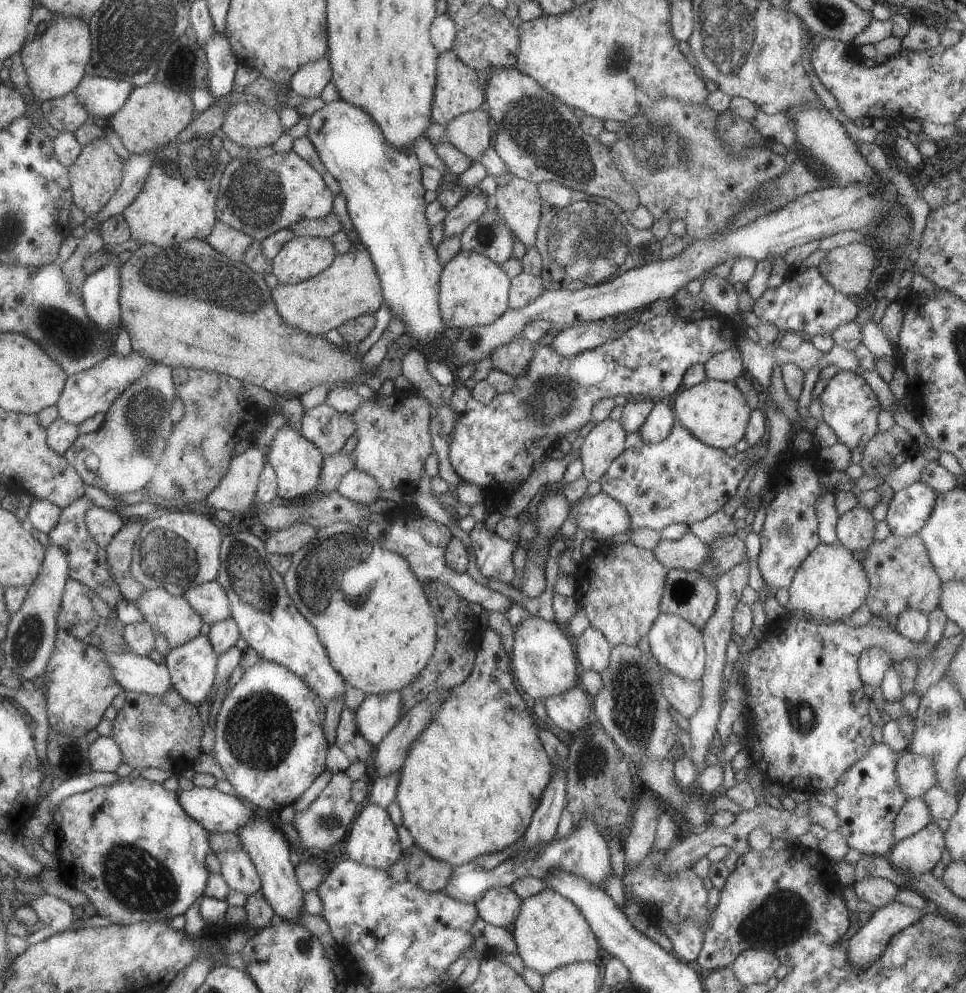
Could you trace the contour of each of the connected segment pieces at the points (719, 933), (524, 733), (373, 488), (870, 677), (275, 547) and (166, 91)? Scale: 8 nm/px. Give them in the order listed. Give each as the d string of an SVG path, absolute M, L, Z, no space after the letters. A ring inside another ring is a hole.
M802 844L789 845L785 850L768 848L757 852L752 849L738 858L736 869L720 892L720 902L709 916L703 948L696 961L703 972L708 973L733 964L746 950L763 949L792 971L818 947L837 944L850 928L850 912L846 908L843 891L833 864L819 851Z
M486 629L469 678L447 695L400 770L397 801L404 815L403 826L423 852L452 868L516 845L530 826L553 776L553 763L538 732L540 723L532 713L531 702L510 676L510 659L501 637Z
M356 468L345 473L337 485L337 492L354 503L359 503L360 505L381 504L386 509L389 505L385 502L380 502L380 498L378 498L379 490L381 489L372 476Z
M870 647L860 656L856 671L865 686L870 685L876 688L882 685L885 672L892 664L891 657L883 649Z
M295 523L286 529L271 532L265 548L270 555L282 554L292 557L302 546L316 537L318 528L308 524Z
M160 82L134 87L126 103L112 116L112 127L130 153L141 154L166 147L192 123L195 107L184 93L174 92Z

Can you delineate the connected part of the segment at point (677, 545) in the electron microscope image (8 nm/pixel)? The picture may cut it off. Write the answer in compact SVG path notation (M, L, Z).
M693 533L680 540L662 539L652 550L654 557L668 569L700 571L711 556L711 549Z

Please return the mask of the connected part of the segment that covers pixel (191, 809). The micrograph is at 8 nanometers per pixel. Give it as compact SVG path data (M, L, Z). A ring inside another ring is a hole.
M194 787L192 790L180 789L179 802L185 812L196 820L208 833L236 833L253 822L257 811L253 812L233 794L224 794L220 790Z

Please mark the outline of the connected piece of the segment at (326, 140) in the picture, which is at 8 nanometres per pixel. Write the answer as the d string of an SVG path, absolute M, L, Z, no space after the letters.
M328 102L321 110L316 110L308 118L307 138L314 144L324 167L342 187L347 201L347 212L362 246L370 254L376 268L383 295L393 316L400 317L406 324L407 332L422 346L430 346L446 324L439 308L439 279L442 264L437 256L437 248L431 244L430 232L425 211L425 189L422 185L422 166L412 148L404 151L392 147L383 136L376 122L364 111L348 102Z

